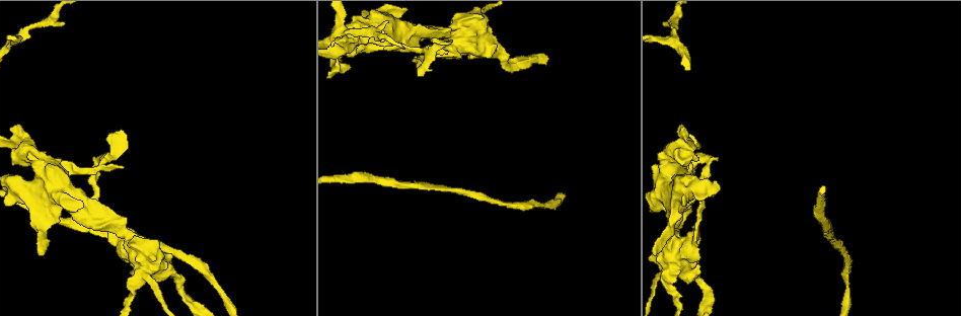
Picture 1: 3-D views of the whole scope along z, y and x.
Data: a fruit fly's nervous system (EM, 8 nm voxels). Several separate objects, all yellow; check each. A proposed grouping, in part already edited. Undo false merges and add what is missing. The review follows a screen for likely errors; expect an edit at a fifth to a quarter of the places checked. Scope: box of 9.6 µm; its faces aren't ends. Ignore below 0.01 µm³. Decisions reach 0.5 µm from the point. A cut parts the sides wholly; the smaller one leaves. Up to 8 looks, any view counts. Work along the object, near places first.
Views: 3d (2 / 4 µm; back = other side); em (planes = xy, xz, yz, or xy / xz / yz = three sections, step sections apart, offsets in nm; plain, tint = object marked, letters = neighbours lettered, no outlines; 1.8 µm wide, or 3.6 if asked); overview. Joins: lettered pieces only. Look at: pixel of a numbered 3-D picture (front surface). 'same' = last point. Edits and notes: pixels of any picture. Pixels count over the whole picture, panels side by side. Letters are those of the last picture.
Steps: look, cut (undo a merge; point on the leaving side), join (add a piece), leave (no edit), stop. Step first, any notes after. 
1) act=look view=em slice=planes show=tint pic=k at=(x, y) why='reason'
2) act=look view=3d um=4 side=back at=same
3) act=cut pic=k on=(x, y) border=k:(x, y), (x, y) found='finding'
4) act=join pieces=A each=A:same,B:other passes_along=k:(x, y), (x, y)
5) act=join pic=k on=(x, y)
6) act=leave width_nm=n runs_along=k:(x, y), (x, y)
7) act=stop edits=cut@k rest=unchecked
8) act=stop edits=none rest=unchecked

act=look view=3d um=4 pic=1 at=(386, 23) why='free end'

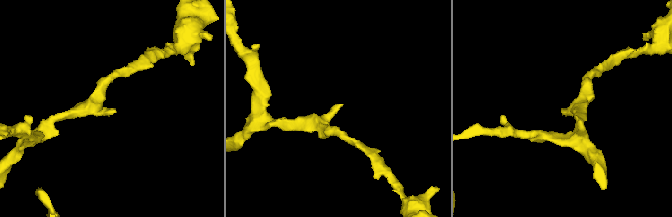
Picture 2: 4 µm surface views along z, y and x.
act=look view=em slice=planes show=letters pic=2 at=(114, 108)

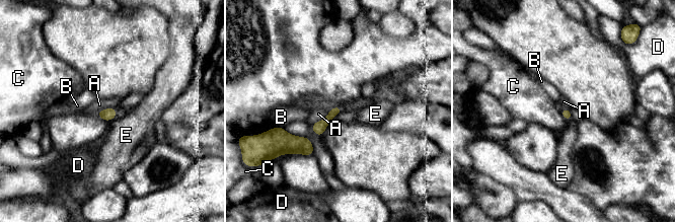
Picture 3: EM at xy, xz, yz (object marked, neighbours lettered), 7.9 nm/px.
act=leave each=A:other,B:other,C:other,D:other,E:other border=3:(329, 109), (325, 117), (312, 125) found='none of them fits'

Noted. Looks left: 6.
act=look view=em slice=planes show=letters pic=1 at=(101, 160) why='thin neck'

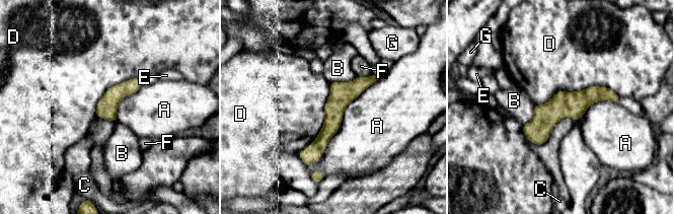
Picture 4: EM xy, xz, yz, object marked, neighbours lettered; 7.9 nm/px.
act=leave longest_contact=A:900nm each=A:other,B:other,C:other,D:other,E:other,F:other,G:other found='one neuron here'

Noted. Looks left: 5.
act=look view=3d um=4 side=back pic=1 at=(134, 238) why='narrows sharply'

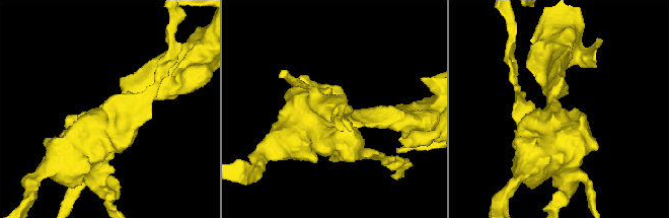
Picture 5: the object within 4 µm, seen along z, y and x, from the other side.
act=look view=em um=3.6 slice=planes show=letters pic=5 at=(551, 114) why='now the EM'

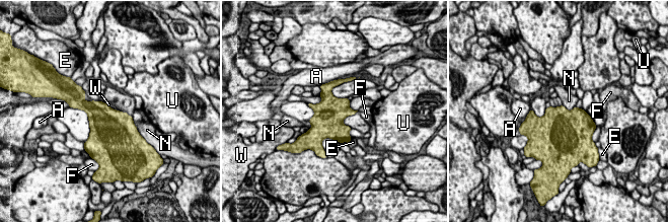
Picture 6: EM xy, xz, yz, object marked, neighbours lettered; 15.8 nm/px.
act=leave each=A:other,E:other,F:other,N:other,U:other,W:other found='continuous, no second neuron'

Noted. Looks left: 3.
act=stop edits=none rest=unchecked

